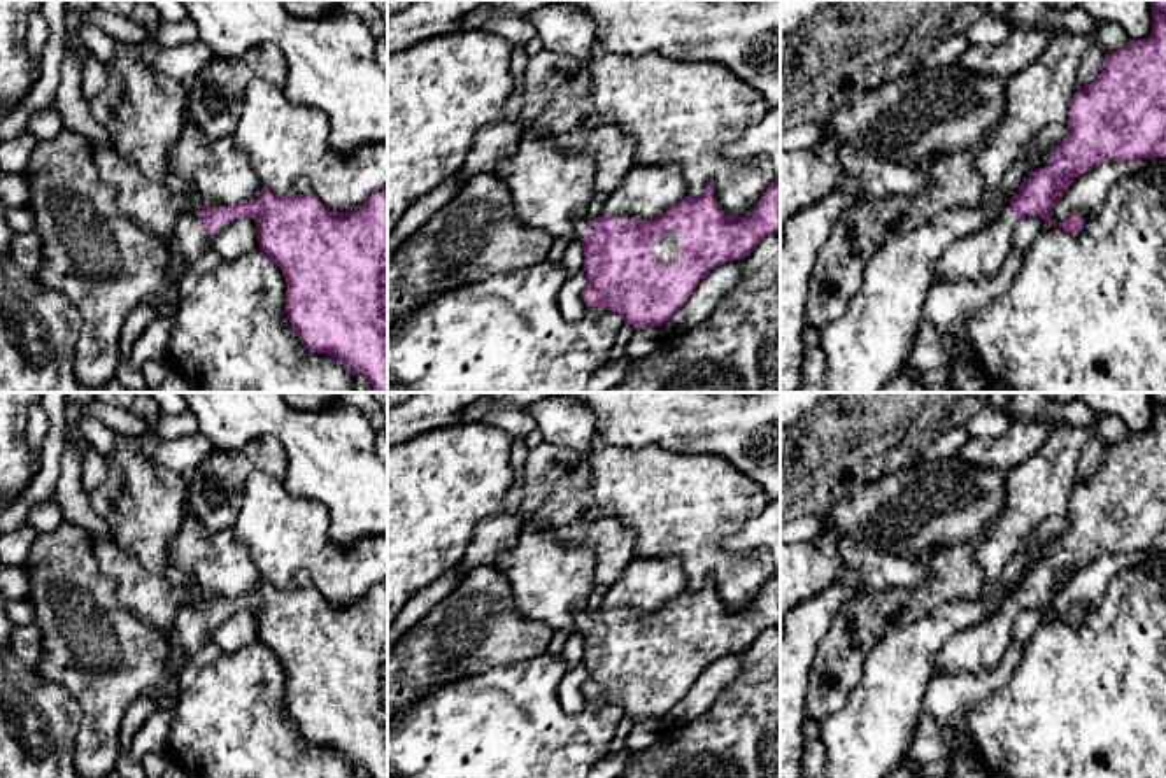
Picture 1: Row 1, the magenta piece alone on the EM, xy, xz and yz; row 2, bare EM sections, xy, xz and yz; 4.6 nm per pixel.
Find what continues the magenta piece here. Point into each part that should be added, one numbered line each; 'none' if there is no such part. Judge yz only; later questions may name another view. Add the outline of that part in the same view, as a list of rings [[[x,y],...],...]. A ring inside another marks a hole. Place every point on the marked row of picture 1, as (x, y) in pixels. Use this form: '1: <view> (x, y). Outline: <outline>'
1: yz (975, 258). Outline: [[[1003,202],[996,219],[966,238],[957,240],[935,266],[945,284],[966,279],[973,284],[991,280],[1012,249],[1017,217],[1010,202]]]

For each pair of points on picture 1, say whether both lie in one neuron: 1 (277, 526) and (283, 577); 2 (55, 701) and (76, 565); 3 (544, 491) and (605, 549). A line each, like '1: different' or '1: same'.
1: same
2: different
3: same

